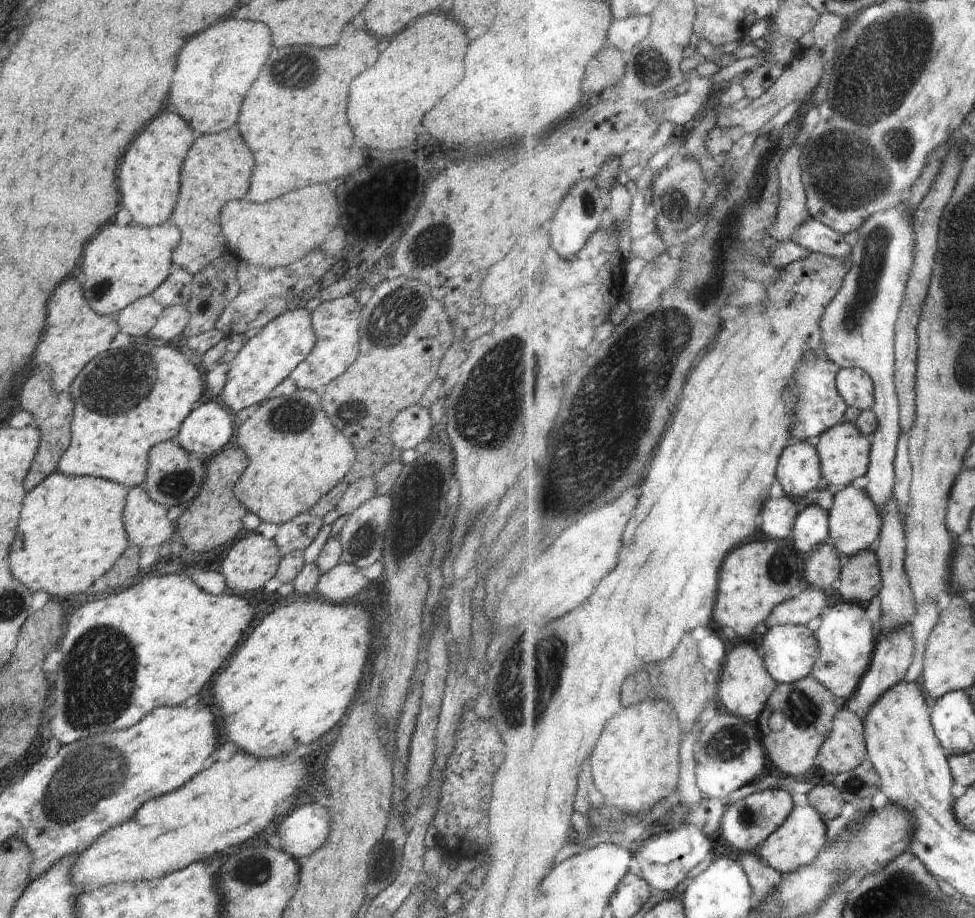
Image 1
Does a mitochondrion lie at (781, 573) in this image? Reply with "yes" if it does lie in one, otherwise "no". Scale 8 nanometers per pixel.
yes

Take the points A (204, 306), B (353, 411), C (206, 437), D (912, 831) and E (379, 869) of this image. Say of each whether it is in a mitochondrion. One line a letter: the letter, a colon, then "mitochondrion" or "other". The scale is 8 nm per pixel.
A: other
B: mitochondrion
C: other
D: other
E: other

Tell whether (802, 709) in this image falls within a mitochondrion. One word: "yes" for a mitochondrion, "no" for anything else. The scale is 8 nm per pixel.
yes

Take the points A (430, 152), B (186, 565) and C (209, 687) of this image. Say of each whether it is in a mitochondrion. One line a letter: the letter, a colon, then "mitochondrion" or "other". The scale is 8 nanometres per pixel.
A: other
B: other
C: other

